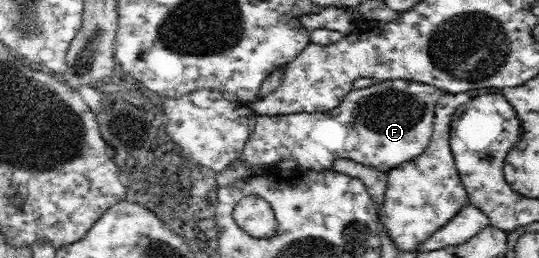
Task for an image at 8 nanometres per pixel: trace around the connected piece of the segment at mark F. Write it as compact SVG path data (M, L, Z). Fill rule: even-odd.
M406 79L378 81L360 90L352 89L340 103L340 106L328 112L314 114L299 113L278 116L257 116L254 132L246 142L240 156L248 166L259 166L265 169L282 159L296 161L305 170L333 170L338 158L355 160L376 170L388 173L408 160L414 160L430 145L435 122L435 106L444 92L430 84L418 83Z

